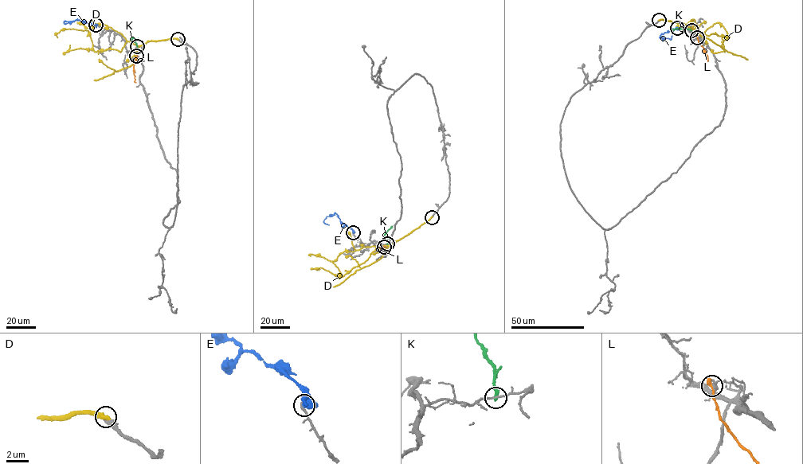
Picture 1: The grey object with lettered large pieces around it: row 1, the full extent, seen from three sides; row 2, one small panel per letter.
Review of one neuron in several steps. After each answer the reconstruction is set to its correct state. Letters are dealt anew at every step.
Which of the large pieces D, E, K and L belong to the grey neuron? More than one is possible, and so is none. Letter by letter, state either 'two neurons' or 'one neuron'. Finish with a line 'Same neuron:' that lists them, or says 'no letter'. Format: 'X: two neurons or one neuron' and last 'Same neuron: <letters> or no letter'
D: two neurons
E: two neurons
K: two neurons
L: two neurons
Same neuron: no letter

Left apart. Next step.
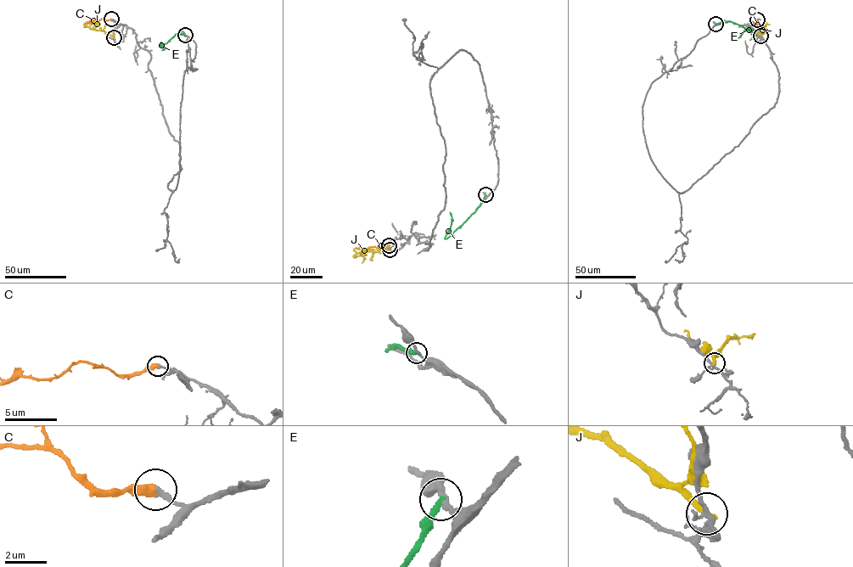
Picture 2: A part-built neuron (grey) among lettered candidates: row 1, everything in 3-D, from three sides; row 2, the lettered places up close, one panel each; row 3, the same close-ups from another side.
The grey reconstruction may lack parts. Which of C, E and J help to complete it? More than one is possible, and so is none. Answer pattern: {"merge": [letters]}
{"merge": ["C"]}

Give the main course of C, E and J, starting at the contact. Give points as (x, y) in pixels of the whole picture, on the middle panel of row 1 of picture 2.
C: (390, 249), (378, 246), (366, 249), (356, 247)
E: (485, 194), (473, 214), (445, 238), (451, 225), (450, 212)
J: (389, 245), (375, 251), (361, 250), (359, 253), (363, 258), (361, 263)

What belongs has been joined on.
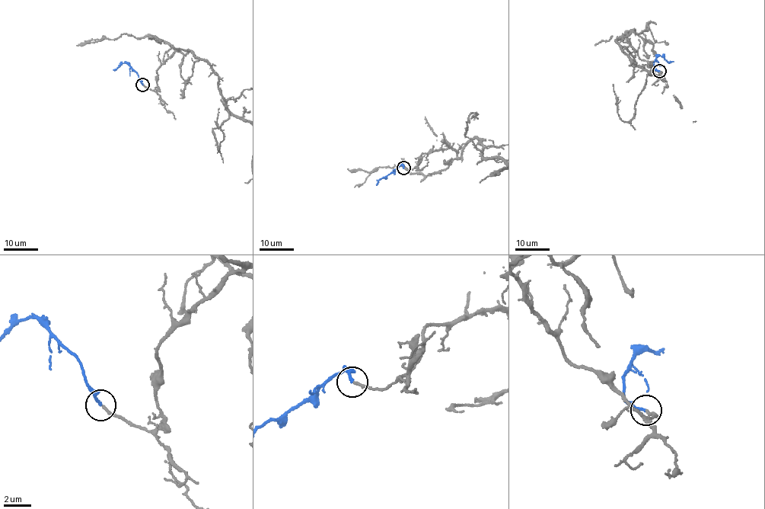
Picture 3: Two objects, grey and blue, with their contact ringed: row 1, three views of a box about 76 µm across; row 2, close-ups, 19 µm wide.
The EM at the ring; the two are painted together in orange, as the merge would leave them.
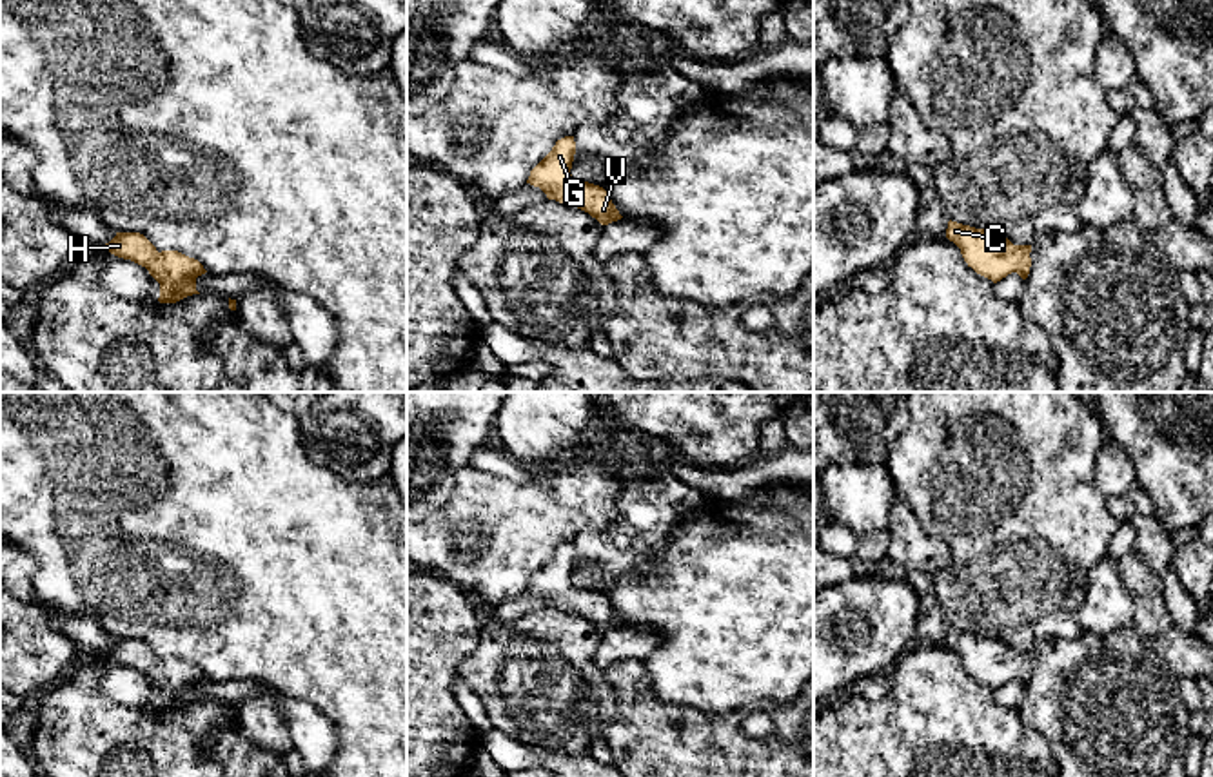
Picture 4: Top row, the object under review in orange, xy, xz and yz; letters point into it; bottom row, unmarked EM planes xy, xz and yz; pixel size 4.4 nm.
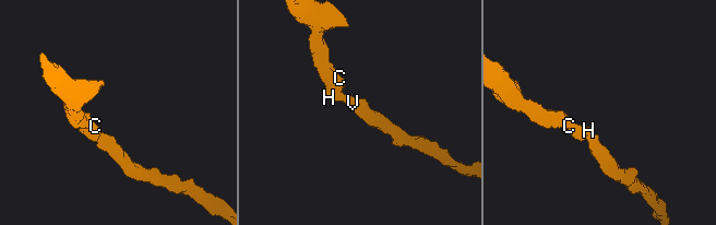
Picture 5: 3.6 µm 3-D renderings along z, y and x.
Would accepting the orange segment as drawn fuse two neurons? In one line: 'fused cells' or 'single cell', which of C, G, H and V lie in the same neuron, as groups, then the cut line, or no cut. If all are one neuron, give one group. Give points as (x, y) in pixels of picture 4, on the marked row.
single cell; C G H V; no cut

